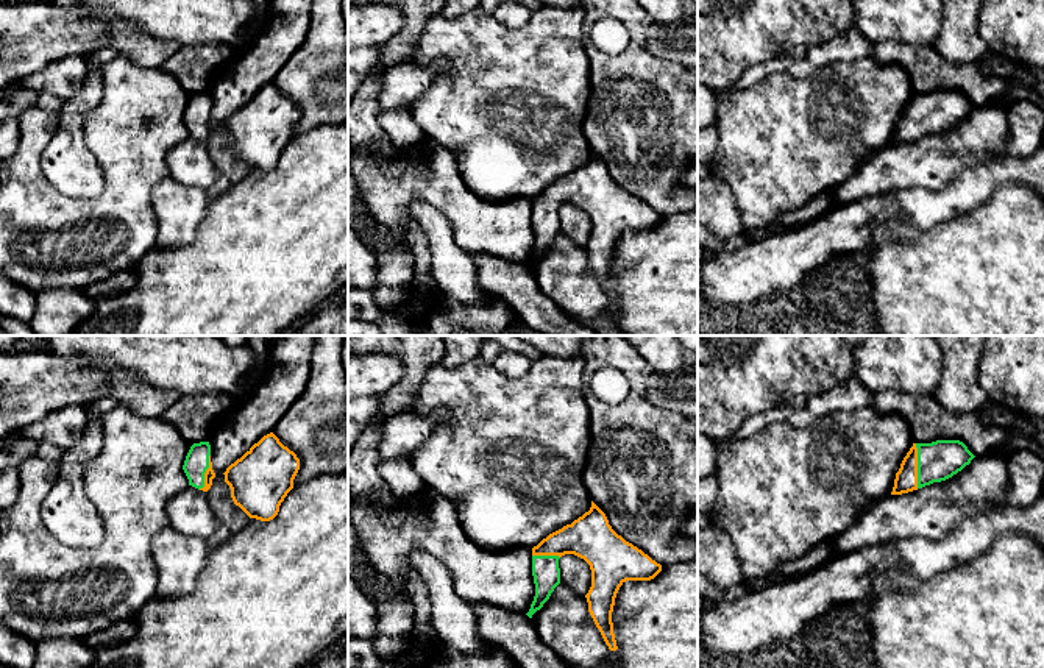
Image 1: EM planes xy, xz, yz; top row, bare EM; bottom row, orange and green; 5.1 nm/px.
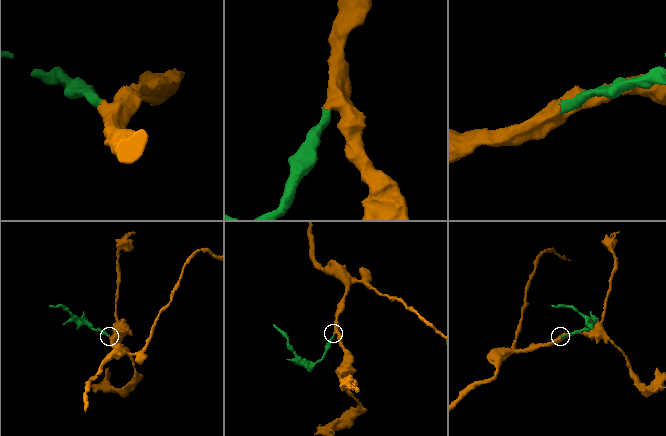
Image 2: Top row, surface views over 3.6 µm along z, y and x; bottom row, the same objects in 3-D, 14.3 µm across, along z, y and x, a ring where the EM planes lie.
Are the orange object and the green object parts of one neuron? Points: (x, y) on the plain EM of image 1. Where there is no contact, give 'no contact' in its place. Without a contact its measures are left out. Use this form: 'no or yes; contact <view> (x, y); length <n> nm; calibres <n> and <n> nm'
yes; contact yz (916, 116); length 240 nm; calibres 120 and 200 nm

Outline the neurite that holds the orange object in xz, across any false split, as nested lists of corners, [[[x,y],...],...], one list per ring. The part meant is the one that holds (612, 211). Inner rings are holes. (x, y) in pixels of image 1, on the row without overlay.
[[[591,151],[588,162],[532,198],[535,247],[526,264],[529,268],[560,234],[559,209],[565,204],[574,204],[590,215],[591,237],[585,245],[588,262],[609,300],[616,301],[612,262],[620,237],[626,231],[654,229],[662,215],[618,186]]]

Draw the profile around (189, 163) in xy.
[[[189,136],[167,153],[170,178],[186,187],[209,189],[220,176],[208,145]]]

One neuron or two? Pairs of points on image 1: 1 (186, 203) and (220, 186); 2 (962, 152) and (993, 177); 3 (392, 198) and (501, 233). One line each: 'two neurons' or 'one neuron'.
1: two neurons
2: two neurons
3: one neuron

